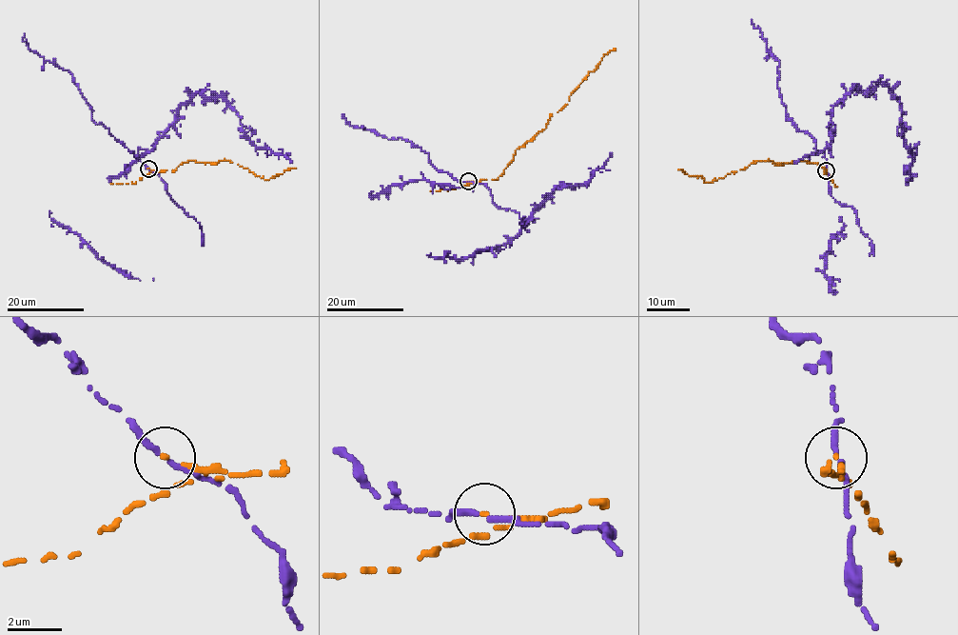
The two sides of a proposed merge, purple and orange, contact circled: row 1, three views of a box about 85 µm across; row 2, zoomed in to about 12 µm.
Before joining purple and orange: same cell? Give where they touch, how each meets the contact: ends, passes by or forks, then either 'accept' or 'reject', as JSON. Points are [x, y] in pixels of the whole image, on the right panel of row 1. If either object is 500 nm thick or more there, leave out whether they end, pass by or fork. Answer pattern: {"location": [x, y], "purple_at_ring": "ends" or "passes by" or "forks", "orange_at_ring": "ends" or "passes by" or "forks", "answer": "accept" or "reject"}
{"location": [826, 170], "purple_at_ring": "passes by", "orange_at_ring": "ends", "answer": "reject"}

